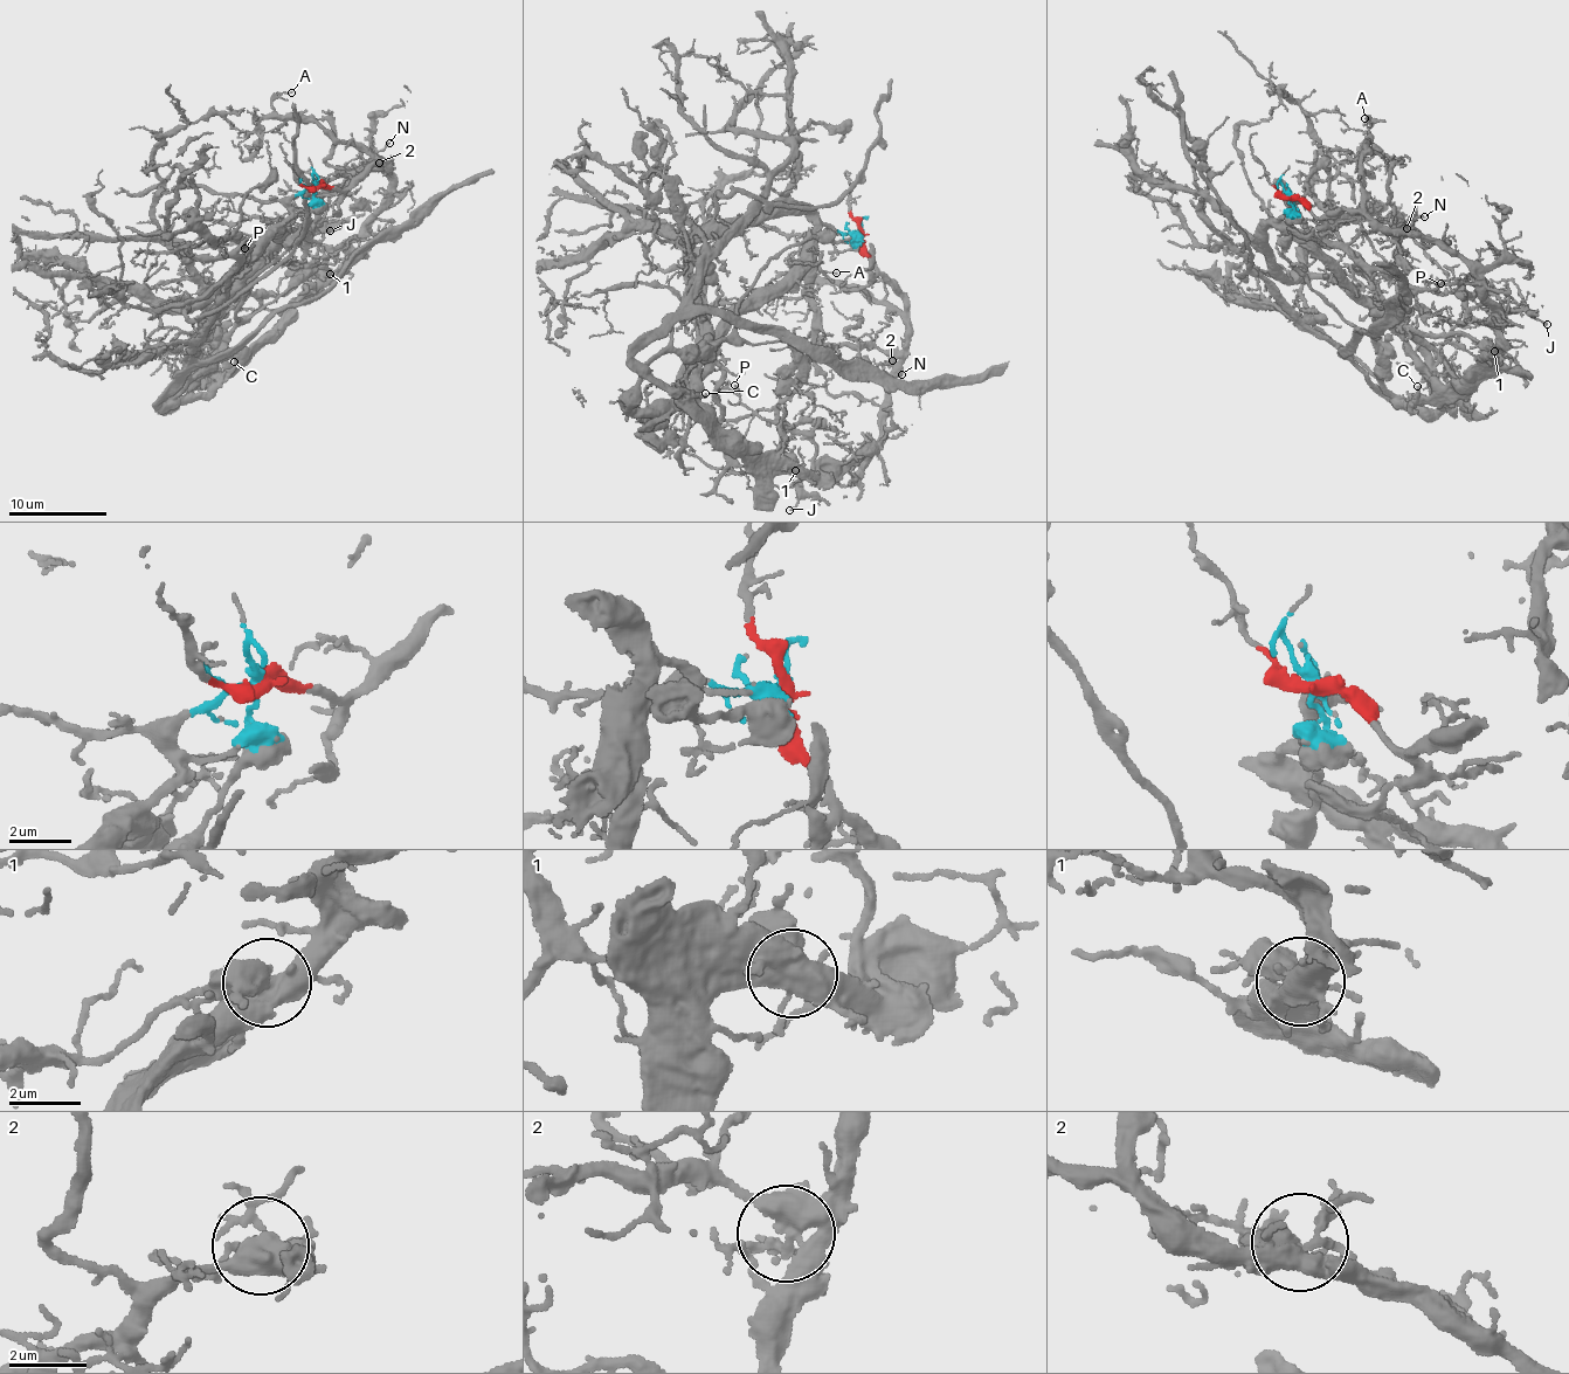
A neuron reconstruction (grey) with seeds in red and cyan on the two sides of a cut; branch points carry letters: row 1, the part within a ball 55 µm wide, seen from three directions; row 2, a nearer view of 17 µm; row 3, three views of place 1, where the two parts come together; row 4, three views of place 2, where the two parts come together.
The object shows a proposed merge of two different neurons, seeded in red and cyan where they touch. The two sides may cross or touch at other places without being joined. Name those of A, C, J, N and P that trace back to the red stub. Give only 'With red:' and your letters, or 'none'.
With red: A, C, P

